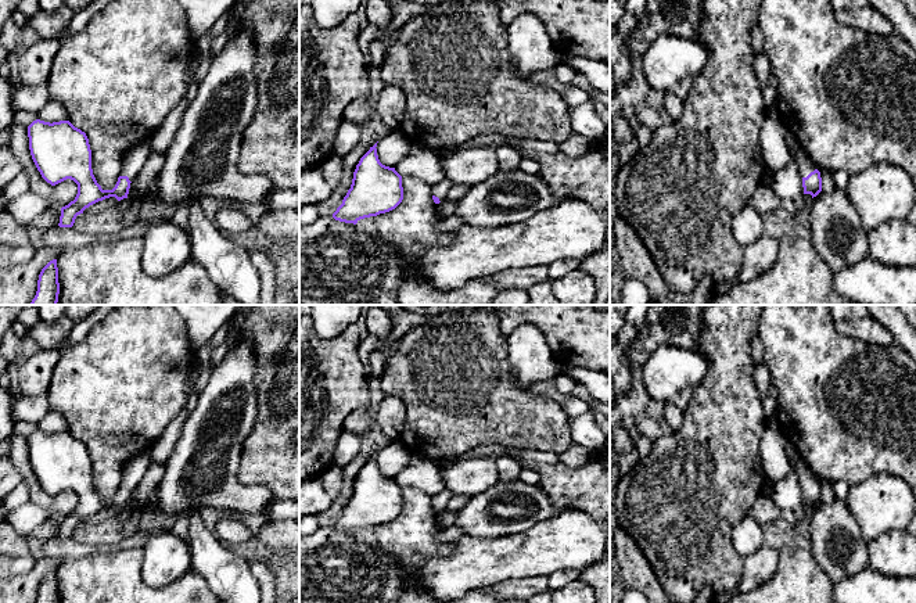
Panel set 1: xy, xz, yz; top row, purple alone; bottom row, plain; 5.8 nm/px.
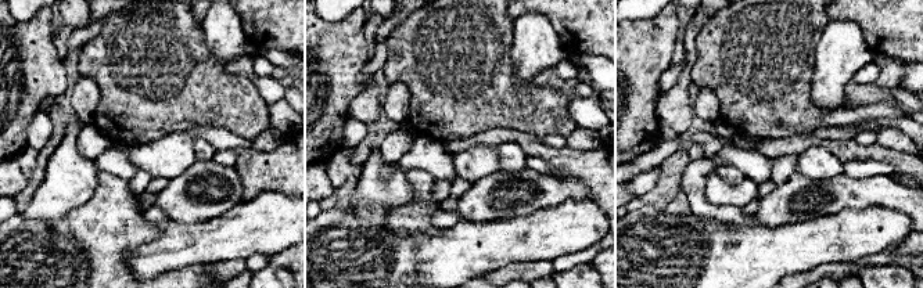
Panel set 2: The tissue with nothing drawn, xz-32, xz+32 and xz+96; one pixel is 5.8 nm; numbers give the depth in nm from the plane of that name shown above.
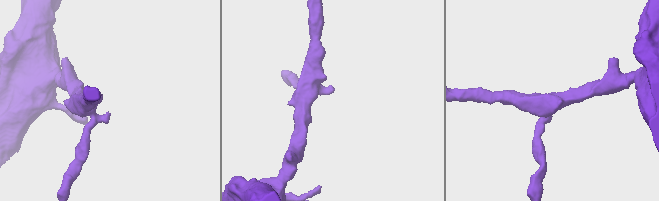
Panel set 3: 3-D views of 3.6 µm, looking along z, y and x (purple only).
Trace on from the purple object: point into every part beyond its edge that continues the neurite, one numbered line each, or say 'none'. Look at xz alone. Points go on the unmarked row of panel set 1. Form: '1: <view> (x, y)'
1: xz (441, 501)

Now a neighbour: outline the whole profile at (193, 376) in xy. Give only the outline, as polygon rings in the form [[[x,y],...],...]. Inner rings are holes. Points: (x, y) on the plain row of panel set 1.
[[[195,356],[194,362],[193,362],[193,369],[191,372],[187,374],[187,383],[190,385],[190,392],[188,392],[188,398],[187,398],[187,403],[186,403],[186,410],[188,413],[191,413],[197,405],[198,401],[198,394],[195,392],[195,383],[200,377],[201,373],[201,362],[200,359]]]

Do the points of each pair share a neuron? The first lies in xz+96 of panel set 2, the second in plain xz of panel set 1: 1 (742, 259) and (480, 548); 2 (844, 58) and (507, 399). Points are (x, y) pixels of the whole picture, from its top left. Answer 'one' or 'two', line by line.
1: one
2: two

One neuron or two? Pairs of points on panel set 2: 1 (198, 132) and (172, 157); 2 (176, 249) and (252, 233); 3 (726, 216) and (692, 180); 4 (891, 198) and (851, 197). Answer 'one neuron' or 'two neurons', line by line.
1: one neuron
2: one neuron
3: one neuron
4: one neuron

